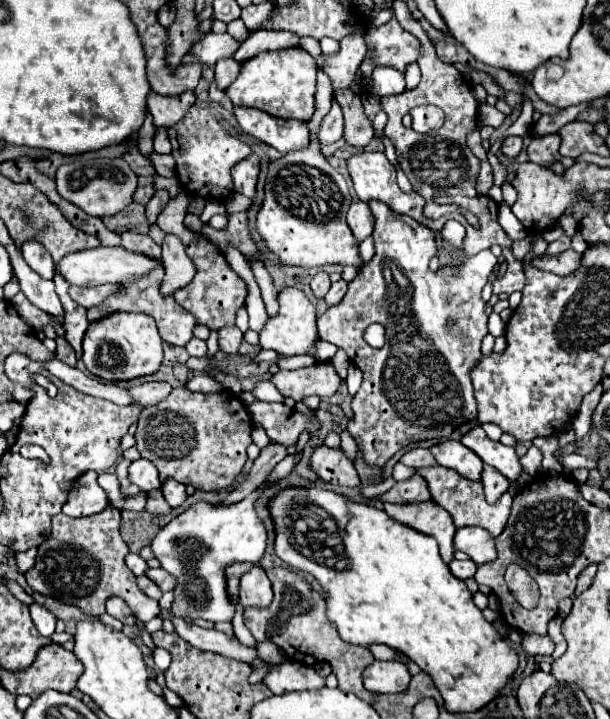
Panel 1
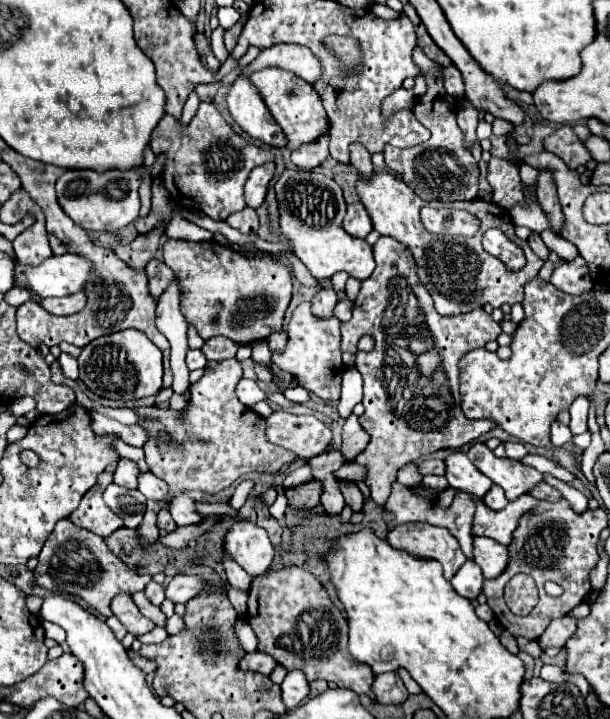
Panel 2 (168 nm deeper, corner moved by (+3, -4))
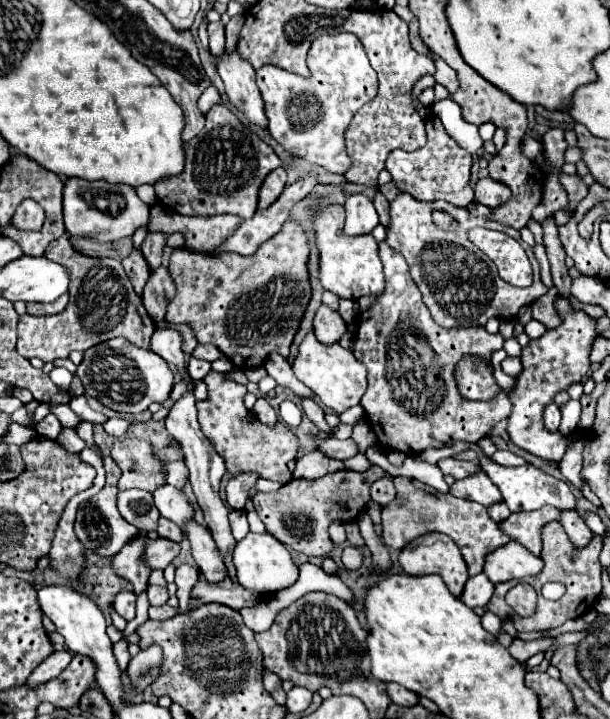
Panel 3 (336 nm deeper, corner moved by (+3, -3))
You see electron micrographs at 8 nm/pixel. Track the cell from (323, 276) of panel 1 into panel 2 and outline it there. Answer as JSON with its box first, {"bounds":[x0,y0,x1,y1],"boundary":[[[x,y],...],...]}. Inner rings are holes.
{"bounds":[312,288,336,316],"boundary":[[[320,288],[316,292],[316,296],[312,298],[312,312],[316,316],[332,316],[332,308],[336,304],[336,296],[334,296],[334,290],[332,288]]]}

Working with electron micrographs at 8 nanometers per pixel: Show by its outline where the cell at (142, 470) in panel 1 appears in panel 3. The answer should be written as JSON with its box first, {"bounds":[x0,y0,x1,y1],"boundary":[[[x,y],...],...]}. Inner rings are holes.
{"bounds":[152,485,194,537],"boundary":[[[164,485],[162,489],[156,489],[152,495],[154,495],[154,503],[156,503],[160,515],[170,519],[172,523],[176,523],[180,527],[182,535],[186,537],[186,523],[194,517],[194,505],[184,495],[184,491],[176,489],[172,485]]]}

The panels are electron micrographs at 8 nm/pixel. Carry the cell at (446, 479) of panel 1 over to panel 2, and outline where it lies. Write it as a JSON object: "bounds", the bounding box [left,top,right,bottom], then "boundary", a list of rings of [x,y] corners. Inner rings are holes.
{"bounds":[470,494,534,544],"boundary":[[[522,494],[520,498],[512,500],[506,504],[506,508],[494,512],[490,510],[482,498],[478,496],[470,496],[476,504],[476,514],[474,514],[474,522],[472,522],[472,534],[476,536],[488,536],[500,544],[510,544],[514,526],[518,526],[518,518],[526,512],[534,508],[534,498],[530,498],[530,494]]]}

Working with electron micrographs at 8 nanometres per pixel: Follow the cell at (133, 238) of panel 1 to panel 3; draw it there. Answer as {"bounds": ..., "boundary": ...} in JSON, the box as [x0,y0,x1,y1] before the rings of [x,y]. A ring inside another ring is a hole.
{"bounds":[142,267,176,321],"boundary":[[[160,267],[158,271],[154,271],[150,275],[150,279],[144,287],[142,303],[154,321],[164,319],[166,307],[168,307],[170,299],[174,297],[174,293],[176,293],[176,287],[174,287],[174,281],[166,267]]]}

